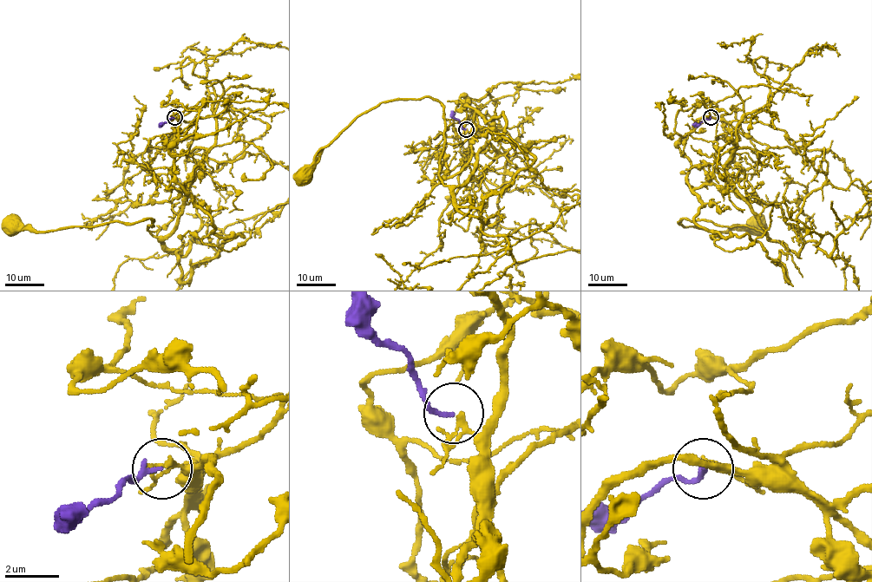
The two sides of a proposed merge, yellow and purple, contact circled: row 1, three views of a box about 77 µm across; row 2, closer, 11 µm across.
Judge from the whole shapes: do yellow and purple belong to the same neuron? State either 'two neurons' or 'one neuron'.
one neuron

